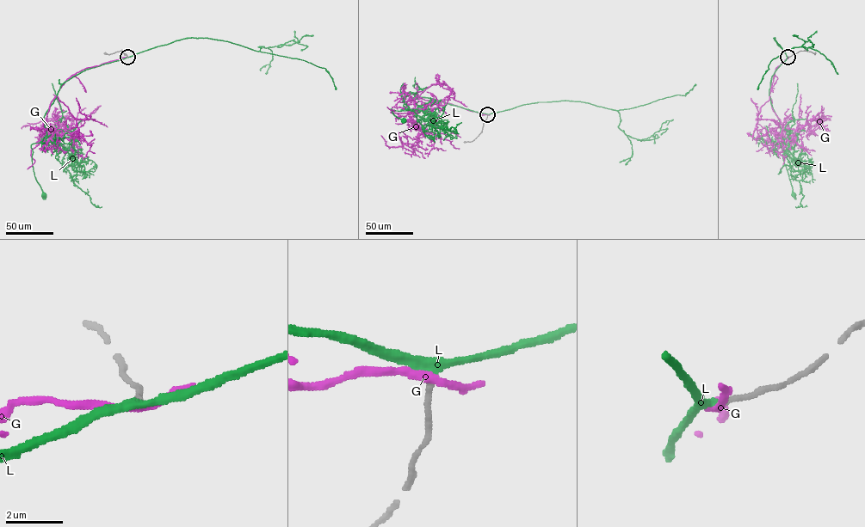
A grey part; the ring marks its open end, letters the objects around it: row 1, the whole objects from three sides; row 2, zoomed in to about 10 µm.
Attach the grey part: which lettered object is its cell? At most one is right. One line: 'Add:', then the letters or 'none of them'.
Add: L

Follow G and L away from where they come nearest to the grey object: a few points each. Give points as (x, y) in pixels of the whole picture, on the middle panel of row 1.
G: (487, 114), (416, 96), (409, 99), (406, 107), (424, 128), (413, 150), (389, 147), (381, 136)
L: (487, 114), (417, 95), (403, 105), (405, 110), (391, 108), (394, 115), (404, 120)

